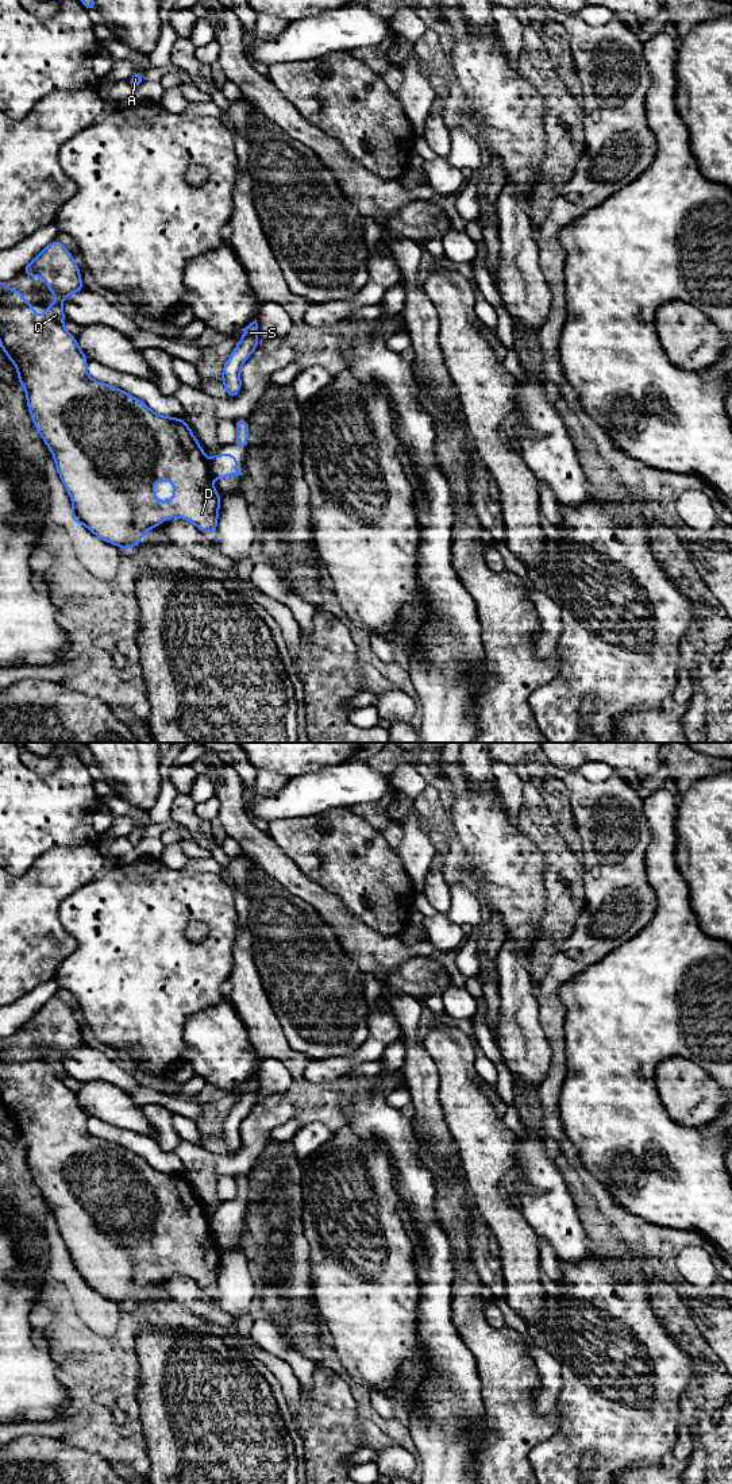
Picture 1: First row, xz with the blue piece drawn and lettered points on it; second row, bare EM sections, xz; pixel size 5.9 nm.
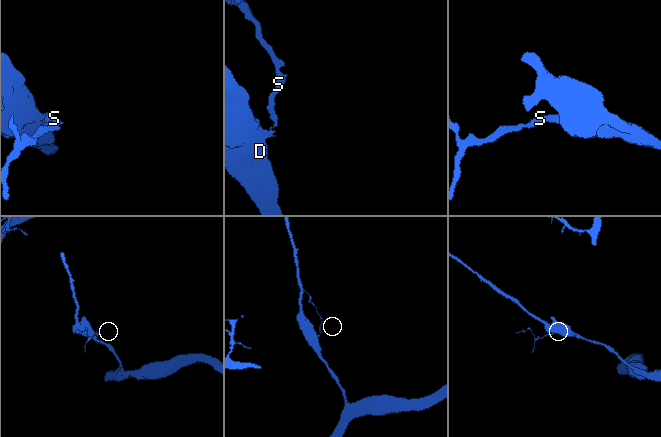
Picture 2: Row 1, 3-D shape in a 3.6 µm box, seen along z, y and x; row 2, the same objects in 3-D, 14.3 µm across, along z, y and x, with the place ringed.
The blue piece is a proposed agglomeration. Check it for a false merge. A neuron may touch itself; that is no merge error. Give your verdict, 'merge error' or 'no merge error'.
merge error

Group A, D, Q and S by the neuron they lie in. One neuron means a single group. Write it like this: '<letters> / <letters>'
A S / D Q

